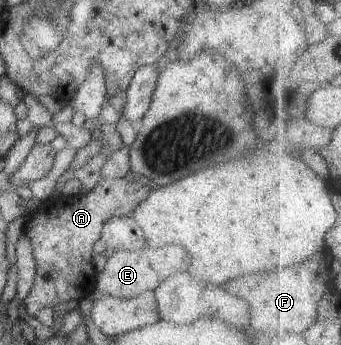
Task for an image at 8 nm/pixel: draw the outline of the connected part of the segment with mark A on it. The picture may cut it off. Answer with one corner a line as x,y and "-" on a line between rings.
100,178
91,191
65,199
58,197
43,201
27,216
24,234
30,239
37,273
23,304
33,319
42,308
69,300
79,302
94,293
98,274
92,261
92,246
101,240
104,223
114,217
132,217
137,205
151,192
150,187
136,180

